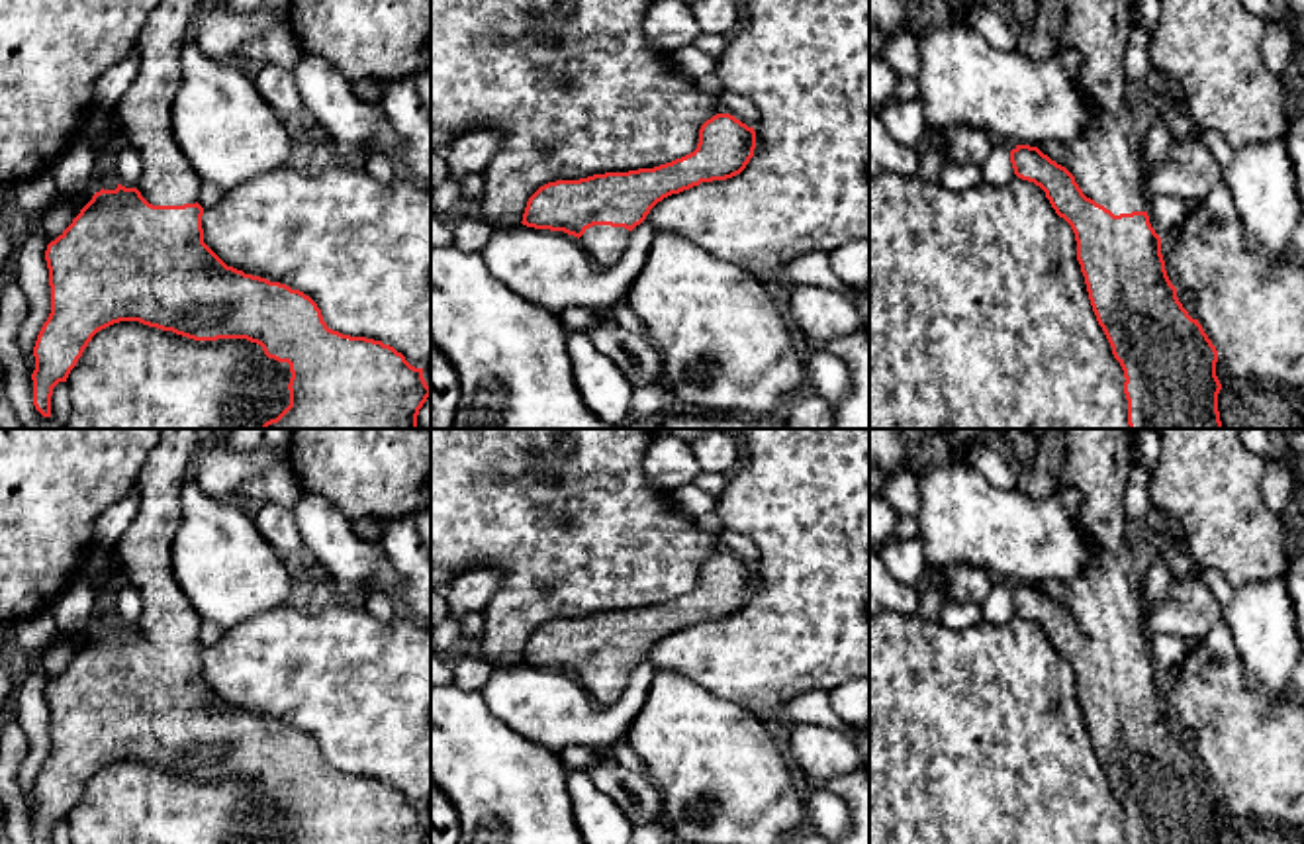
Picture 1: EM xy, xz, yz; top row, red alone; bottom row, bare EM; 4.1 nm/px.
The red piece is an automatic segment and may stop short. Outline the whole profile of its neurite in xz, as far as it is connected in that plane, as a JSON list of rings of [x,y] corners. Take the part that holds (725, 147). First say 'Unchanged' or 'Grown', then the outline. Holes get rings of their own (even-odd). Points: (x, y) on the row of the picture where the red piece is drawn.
Grown. [[[717,114],[701,125],[697,149],[681,159],[540,186],[529,198],[521,223],[578,237],[591,262],[607,268],[658,202],[701,182],[740,174],[754,149],[754,127],[730,114]]]

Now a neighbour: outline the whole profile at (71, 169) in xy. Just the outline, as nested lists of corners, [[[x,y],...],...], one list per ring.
[[[80,133],[65,141],[49,168],[59,190],[59,200],[69,198],[84,208],[104,188],[104,184],[94,180],[92,164],[94,149]]]

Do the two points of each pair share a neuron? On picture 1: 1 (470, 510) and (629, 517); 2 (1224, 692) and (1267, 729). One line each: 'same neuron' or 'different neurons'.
1: same neuron
2: same neuron

